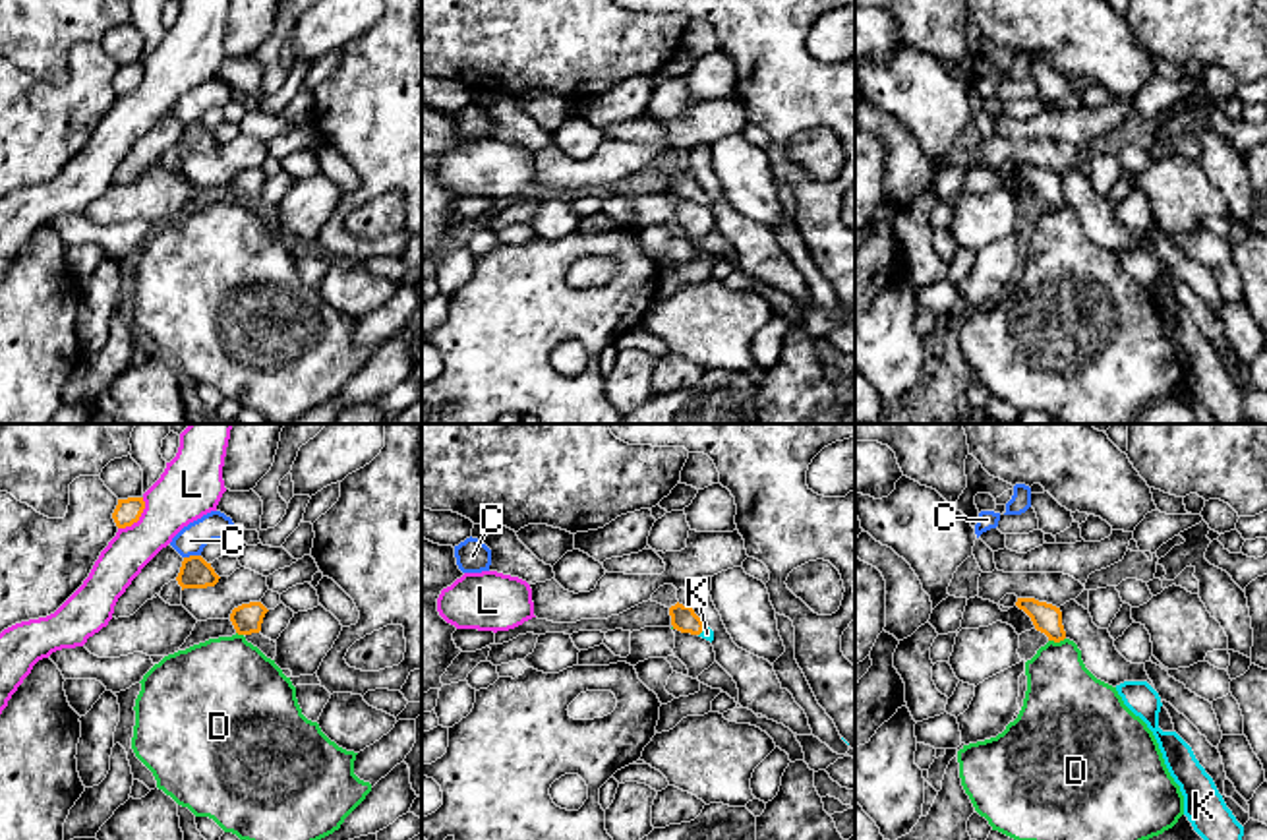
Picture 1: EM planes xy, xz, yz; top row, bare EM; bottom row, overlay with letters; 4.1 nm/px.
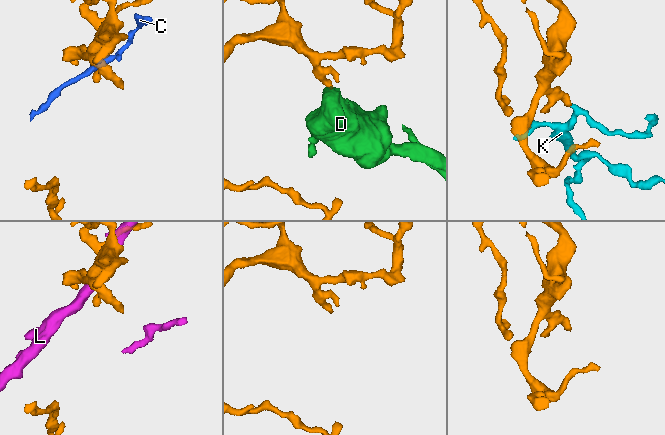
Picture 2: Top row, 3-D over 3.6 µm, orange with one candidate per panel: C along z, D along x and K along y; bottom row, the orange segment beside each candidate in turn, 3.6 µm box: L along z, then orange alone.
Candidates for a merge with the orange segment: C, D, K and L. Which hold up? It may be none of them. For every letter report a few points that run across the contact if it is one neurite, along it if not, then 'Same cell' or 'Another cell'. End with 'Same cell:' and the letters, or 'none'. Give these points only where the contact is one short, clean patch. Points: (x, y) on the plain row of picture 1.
C: Line: xy (200, 120), (184, 124). Another cell
D: Line: yz (1064, 204), (1049, 208). Another cell
K: Line: xz (683, 184), (701, 198), (707, 200). Same cell
L: Another cell
Same cell: K

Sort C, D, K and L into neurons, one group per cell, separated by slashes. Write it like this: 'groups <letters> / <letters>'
groups C / D / K / L

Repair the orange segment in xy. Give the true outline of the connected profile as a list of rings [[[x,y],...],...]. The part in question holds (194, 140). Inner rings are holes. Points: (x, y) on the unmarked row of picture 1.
[[[201,122],[184,124],[180,139],[176,143],[178,151],[184,155],[207,155],[219,149],[219,141]]]

